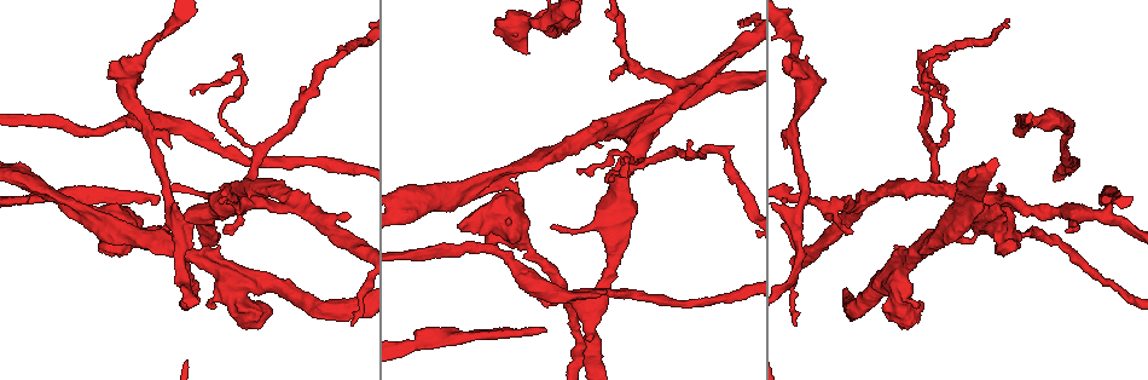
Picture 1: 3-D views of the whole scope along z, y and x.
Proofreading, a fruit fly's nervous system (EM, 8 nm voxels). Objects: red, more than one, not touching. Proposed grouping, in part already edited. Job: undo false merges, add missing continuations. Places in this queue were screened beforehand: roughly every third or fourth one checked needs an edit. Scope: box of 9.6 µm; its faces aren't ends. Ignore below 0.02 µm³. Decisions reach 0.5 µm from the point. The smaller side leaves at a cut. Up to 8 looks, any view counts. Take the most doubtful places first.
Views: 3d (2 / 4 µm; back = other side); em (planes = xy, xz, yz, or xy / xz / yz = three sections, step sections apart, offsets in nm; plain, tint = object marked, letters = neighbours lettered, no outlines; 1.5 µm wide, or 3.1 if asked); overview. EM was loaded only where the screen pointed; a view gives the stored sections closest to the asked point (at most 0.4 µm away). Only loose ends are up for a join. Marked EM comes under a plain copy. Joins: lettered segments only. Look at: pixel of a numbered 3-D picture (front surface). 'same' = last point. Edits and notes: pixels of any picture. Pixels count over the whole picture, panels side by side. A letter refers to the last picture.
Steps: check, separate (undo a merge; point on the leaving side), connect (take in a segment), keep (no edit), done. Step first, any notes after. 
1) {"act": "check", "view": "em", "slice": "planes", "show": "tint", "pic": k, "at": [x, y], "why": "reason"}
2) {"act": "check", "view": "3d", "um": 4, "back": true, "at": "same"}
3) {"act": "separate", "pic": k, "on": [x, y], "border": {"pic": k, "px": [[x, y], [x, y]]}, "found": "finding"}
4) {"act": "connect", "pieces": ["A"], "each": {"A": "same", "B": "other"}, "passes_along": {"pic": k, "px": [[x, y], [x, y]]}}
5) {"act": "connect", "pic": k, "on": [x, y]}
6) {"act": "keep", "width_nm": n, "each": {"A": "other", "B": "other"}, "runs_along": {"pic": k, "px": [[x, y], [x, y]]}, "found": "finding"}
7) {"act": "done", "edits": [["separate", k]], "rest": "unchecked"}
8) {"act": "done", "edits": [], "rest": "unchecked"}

{"act": "check", "view": "em", "slice": "planes", "show": "letters", "pic": 1, "at": [998, 204], "why": "free end"}

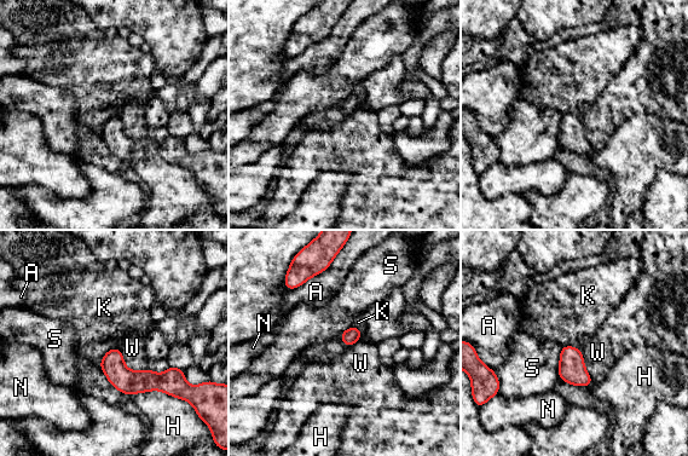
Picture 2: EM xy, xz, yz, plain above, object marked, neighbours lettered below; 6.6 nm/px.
{"act": "keep", "each": {"A": "other", "H": "other", "K": "other", "N": "other", "S": "other", "W": "other"}, "runs_along": {"pic": 2, "px": [[103, 363], [125, 380], [180, 371]]}, "found": "no lettered segment goes on from it"}

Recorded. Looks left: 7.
{"act": "check", "view": "3d", "um": 2, "pic": 1, "at": [960, 239], "why": "narrows sharply"}

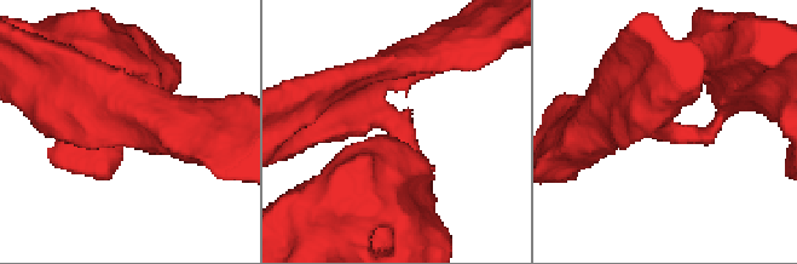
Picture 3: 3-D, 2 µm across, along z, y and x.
{"act": "check", "view": "em", "slice": "planes", "show": "letters", "pic": 3, "at": [405, 135], "arms": 4}

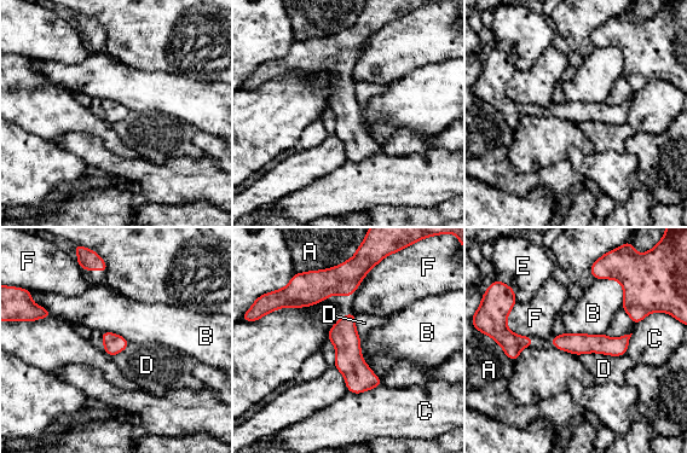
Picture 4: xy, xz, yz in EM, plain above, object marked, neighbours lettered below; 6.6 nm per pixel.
{"act": "keep", "width_nm": 130, "each": {"A": "other", "B": "other", "C": "other", "D": "other", "E": "other", "F": "other"}, "runs_along": {"pic": 4, "px": [[346, 318], [348, 358], [375, 383]]}, "found": "continuous, no second neuron"}

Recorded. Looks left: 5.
{"act": "check", "view": "3d", "um": 2, "pic": 1, "at": [947, 55], "why": "thin end"}

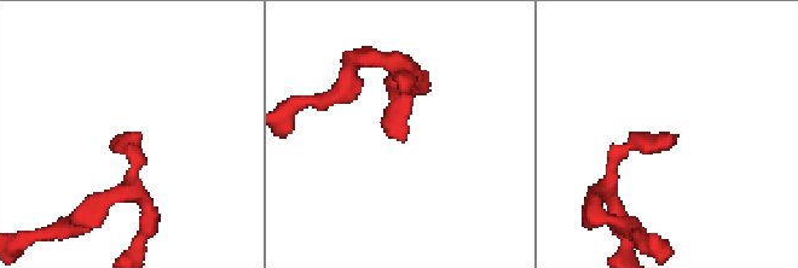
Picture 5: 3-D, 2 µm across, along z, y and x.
{"act": "check", "view": "em", "slice": "xy", "step": 8, "show": "tint", "pic": 5, "at": [395, 135]}

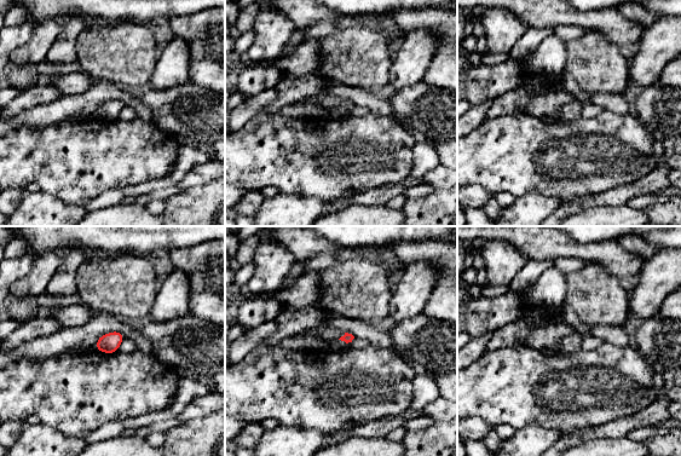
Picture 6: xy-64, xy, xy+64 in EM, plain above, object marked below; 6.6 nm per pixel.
{"act": "check", "view": "em", "slice": "xy", "step": 8, "show": "letters", "at": "same"}

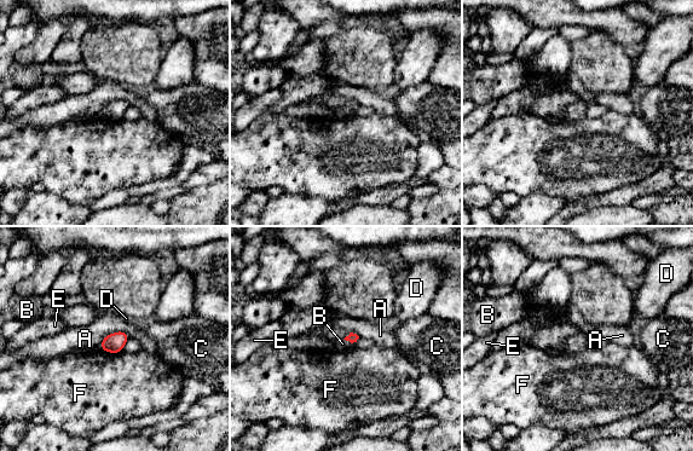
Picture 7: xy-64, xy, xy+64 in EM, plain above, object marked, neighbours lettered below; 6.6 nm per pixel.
{"act": "keep", "width_nm": 70, "each": {"A": "other", "B": "other", "C": "other", "D": "other", "E": "other", "F": "other"}, "border": {"pic": 7, "px": [[342, 339], [351, 346]]}, "found": "none of them fits"}

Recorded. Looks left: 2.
{"act": "done", "edits": [], "rest": "unchecked"}

